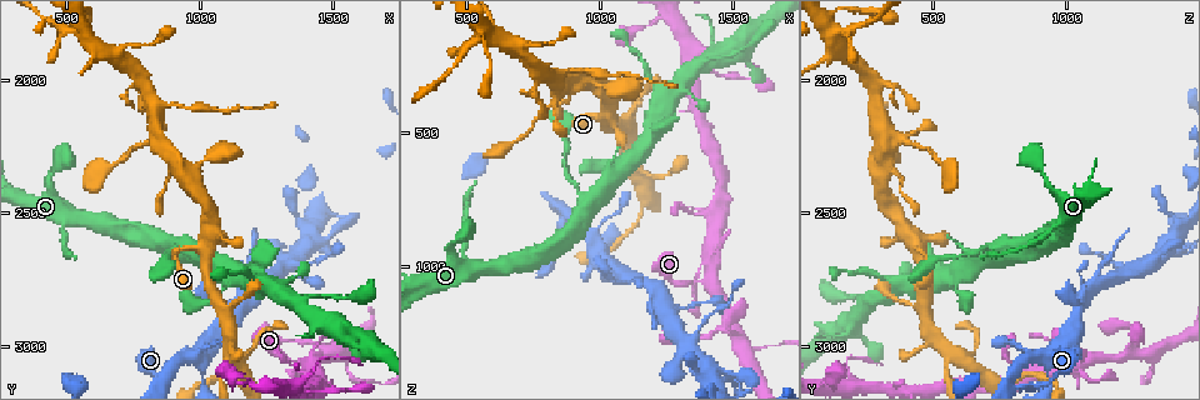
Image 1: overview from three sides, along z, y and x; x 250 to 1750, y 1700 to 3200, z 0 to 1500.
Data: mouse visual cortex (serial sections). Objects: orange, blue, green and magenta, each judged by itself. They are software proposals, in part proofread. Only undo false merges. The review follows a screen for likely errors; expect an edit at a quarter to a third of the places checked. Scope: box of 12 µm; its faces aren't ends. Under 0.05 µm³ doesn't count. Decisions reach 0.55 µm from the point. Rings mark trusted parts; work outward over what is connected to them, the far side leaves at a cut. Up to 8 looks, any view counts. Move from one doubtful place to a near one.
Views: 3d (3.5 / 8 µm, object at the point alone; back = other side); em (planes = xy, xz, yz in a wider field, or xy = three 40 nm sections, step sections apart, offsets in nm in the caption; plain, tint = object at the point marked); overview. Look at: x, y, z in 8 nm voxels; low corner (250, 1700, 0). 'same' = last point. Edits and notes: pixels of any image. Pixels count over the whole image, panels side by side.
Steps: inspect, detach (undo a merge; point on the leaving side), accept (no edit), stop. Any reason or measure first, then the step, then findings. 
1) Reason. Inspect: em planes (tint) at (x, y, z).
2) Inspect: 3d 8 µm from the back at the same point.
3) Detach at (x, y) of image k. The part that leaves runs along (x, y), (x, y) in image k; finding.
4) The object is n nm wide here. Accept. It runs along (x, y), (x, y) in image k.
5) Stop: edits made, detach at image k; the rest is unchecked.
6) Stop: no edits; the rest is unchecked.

Thick turns thin. Inspect: 3d 3.5 µm at (1000, 3050, 930).

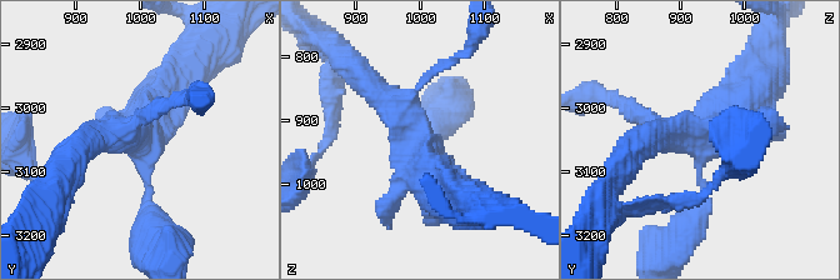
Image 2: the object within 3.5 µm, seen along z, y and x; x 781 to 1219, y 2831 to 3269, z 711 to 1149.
Need the tissue. Inspect: em xy step 2 (tint) at (1005, 3040, 935).

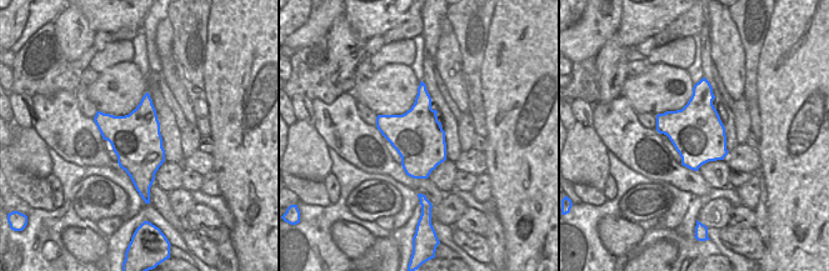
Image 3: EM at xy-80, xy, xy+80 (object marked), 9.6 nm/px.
Accept. It runs along (368, 84), (456, 199) in image 2; continuous, no second cell.

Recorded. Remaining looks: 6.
Two arms in line, one across. Inspect: 3d 8 µm at (830, 2100, 280).

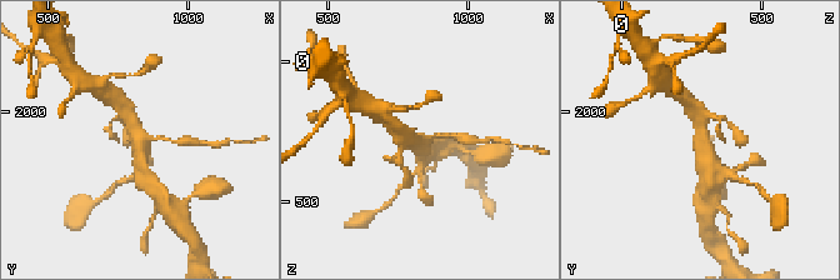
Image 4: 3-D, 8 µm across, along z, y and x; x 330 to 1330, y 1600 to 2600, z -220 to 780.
3 arms meet here; the arms are 150, 400, 400 nm wide; now the EM. Inspect: em xy step 5 (tint) at (830, 2110, 300).

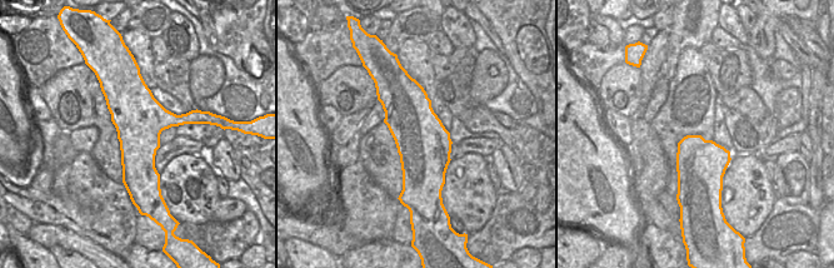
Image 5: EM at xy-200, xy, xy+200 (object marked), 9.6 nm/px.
Detach at (181, 141) of image 4. The part that leaves runs along (154, 138), (208, 144) in image 4; a second cell is stuck on.

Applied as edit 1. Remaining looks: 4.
See it whole again. Inspect: overview.

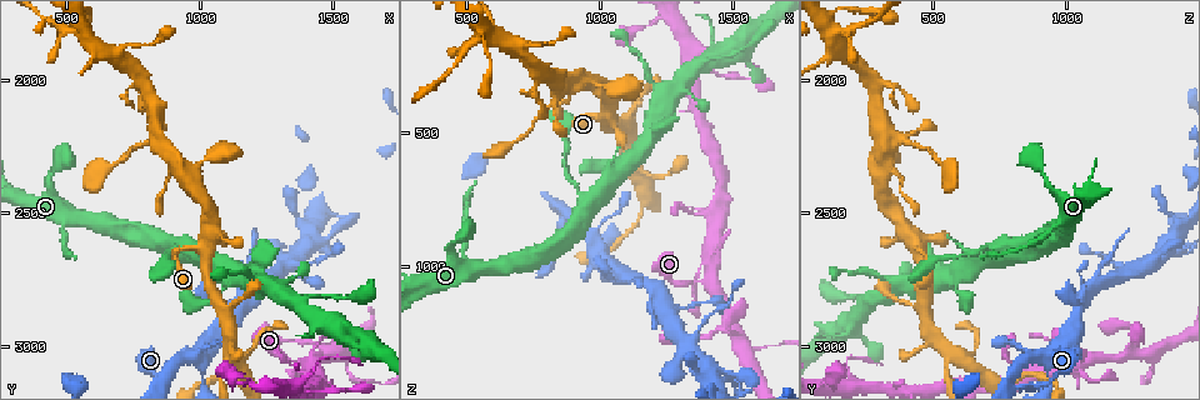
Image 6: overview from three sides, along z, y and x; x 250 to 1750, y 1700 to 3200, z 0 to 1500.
Thick turns thin. Inspect: 3d 3.5 µm from the back at (500, 2560, 940).

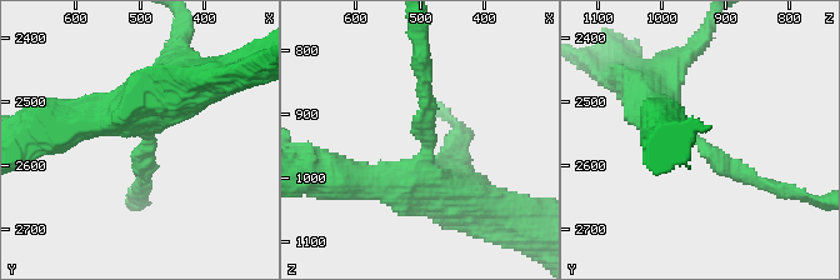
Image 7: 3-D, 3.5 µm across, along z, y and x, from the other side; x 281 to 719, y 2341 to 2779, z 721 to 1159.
The arms are 200, 600 nm wide; now the EM. Inspect: em planes (tint) at (485, 2560, 940).

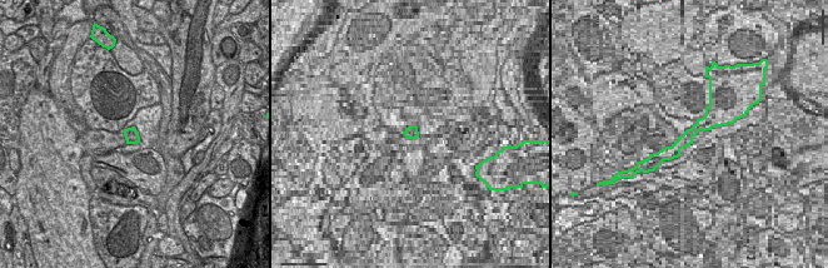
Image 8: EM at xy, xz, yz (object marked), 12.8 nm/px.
Detach at (424, 115) of image 7. The part that leaves runs along (428, 141), (420, 125), (420, 39) in image 7; a second cell is stuck on.

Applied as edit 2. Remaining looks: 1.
Stop: edits made, detach at image 4, detach at image 7; the rest is unchecked.

